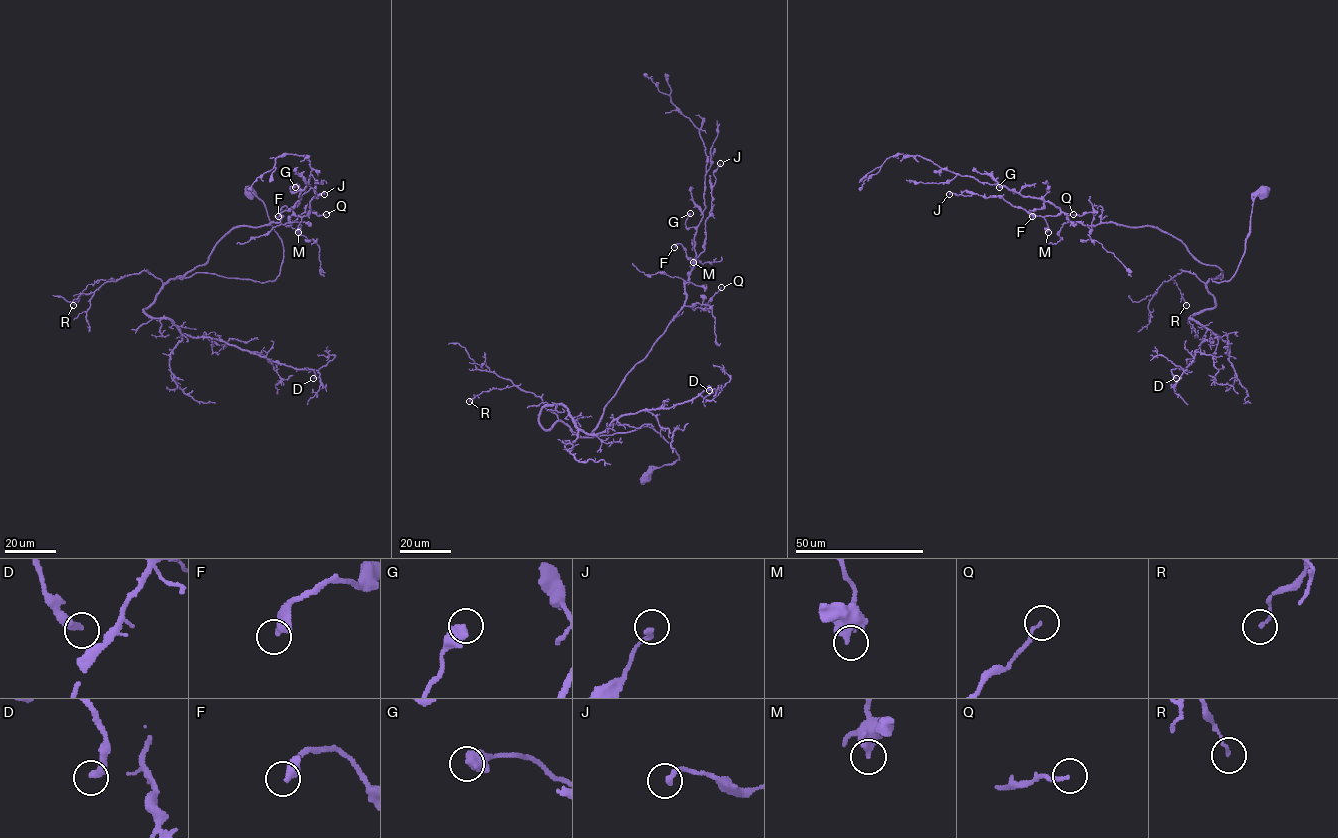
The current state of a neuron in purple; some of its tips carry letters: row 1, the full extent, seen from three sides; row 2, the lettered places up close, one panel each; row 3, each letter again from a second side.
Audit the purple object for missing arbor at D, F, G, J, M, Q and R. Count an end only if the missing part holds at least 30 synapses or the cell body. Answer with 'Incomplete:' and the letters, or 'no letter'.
Incomplete: no letter

